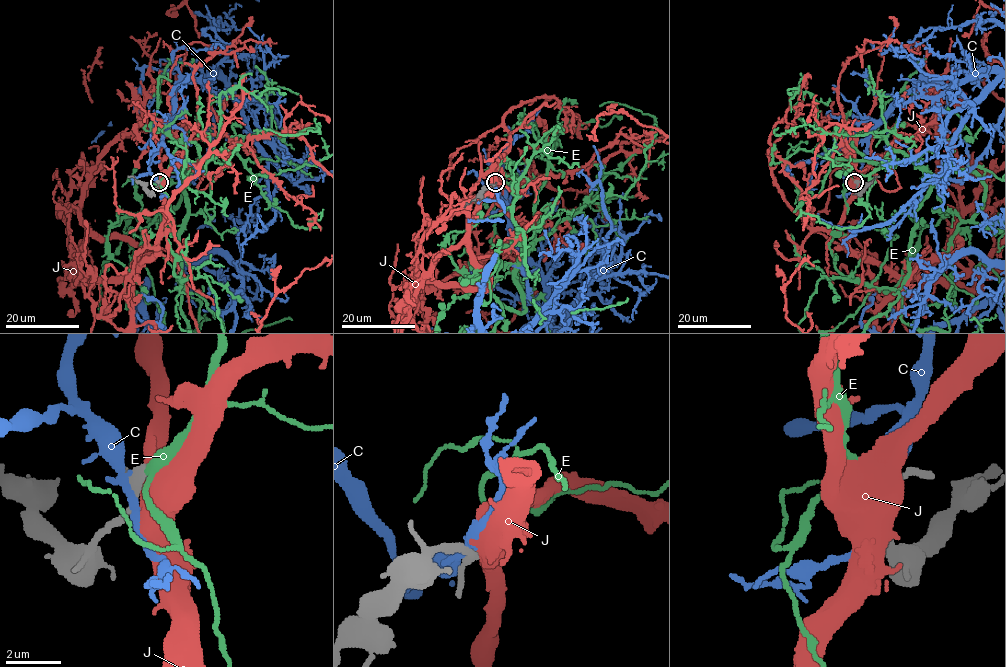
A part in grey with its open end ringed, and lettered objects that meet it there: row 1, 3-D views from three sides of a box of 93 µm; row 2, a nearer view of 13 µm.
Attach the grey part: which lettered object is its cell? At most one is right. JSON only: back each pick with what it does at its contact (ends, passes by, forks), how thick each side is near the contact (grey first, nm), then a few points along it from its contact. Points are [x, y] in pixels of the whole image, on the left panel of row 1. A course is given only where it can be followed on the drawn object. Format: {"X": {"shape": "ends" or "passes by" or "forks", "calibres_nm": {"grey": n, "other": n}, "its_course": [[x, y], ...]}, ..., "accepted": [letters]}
{"E": {"shape": "passes by", "calibres_nm": {"grey": 340, "other": 240}}, "accepted": ["E"]}

